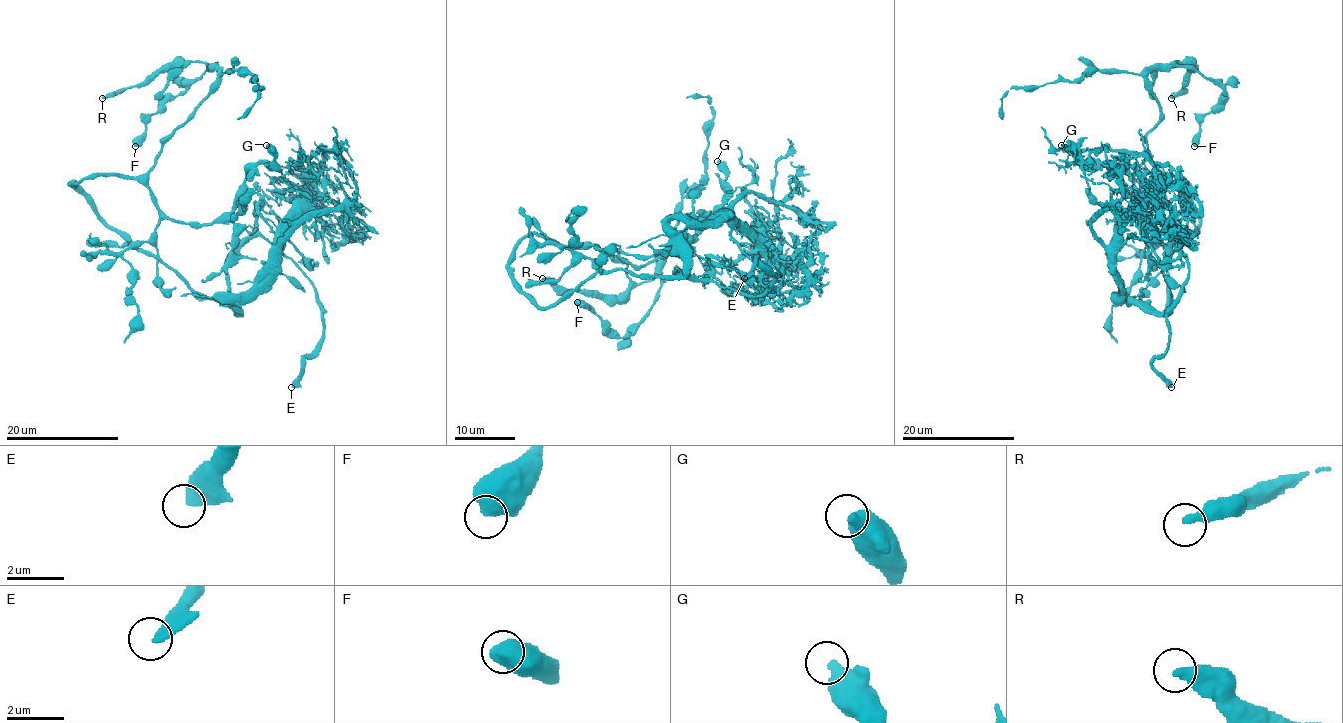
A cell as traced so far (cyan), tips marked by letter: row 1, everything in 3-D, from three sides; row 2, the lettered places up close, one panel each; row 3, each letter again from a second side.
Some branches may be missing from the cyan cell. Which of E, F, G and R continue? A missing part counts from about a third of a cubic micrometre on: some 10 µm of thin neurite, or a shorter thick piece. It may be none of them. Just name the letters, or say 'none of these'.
E

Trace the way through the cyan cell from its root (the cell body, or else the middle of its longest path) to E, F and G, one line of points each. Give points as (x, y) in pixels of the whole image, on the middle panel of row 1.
E: (601, 272), (687, 272), (748, 296), (759, 296), (777, 273), (756, 257), (744, 278)
F: (601, 272), (602, 251), (590, 245), (633, 266), (666, 252), (658, 299), (631, 334), (617, 335), (577, 302)
G: (601, 272), (599, 257), (608, 251), (657, 255), (691, 237), (723, 203), (726, 170), (717, 161)

